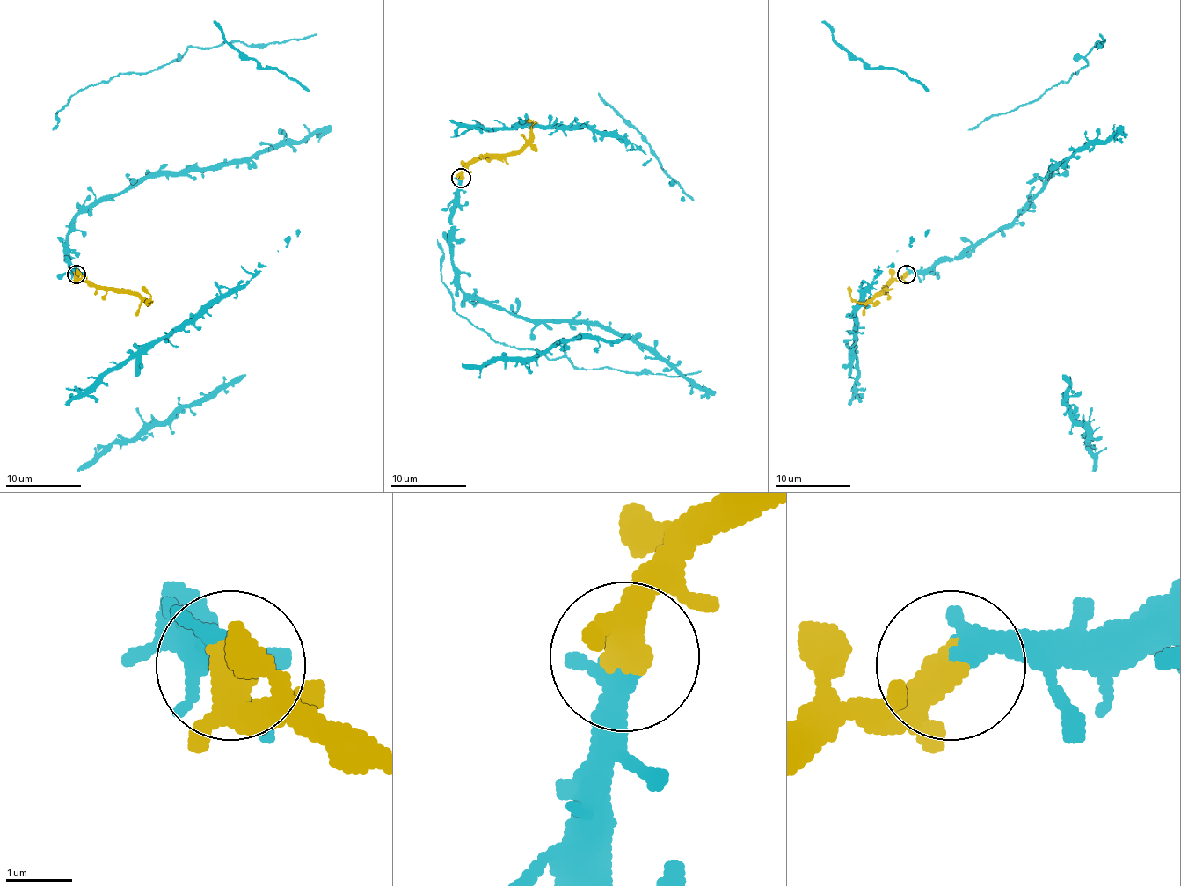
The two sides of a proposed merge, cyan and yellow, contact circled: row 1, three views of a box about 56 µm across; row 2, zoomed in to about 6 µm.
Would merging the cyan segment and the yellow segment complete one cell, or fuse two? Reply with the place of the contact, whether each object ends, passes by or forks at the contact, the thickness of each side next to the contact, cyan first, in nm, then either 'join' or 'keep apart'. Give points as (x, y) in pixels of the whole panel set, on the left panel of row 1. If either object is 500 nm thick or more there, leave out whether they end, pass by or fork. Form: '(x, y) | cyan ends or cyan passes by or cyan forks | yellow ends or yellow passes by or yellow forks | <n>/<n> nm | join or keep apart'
(76, 274) | cyan ends | yellow passes by | 380/360 nm | join

